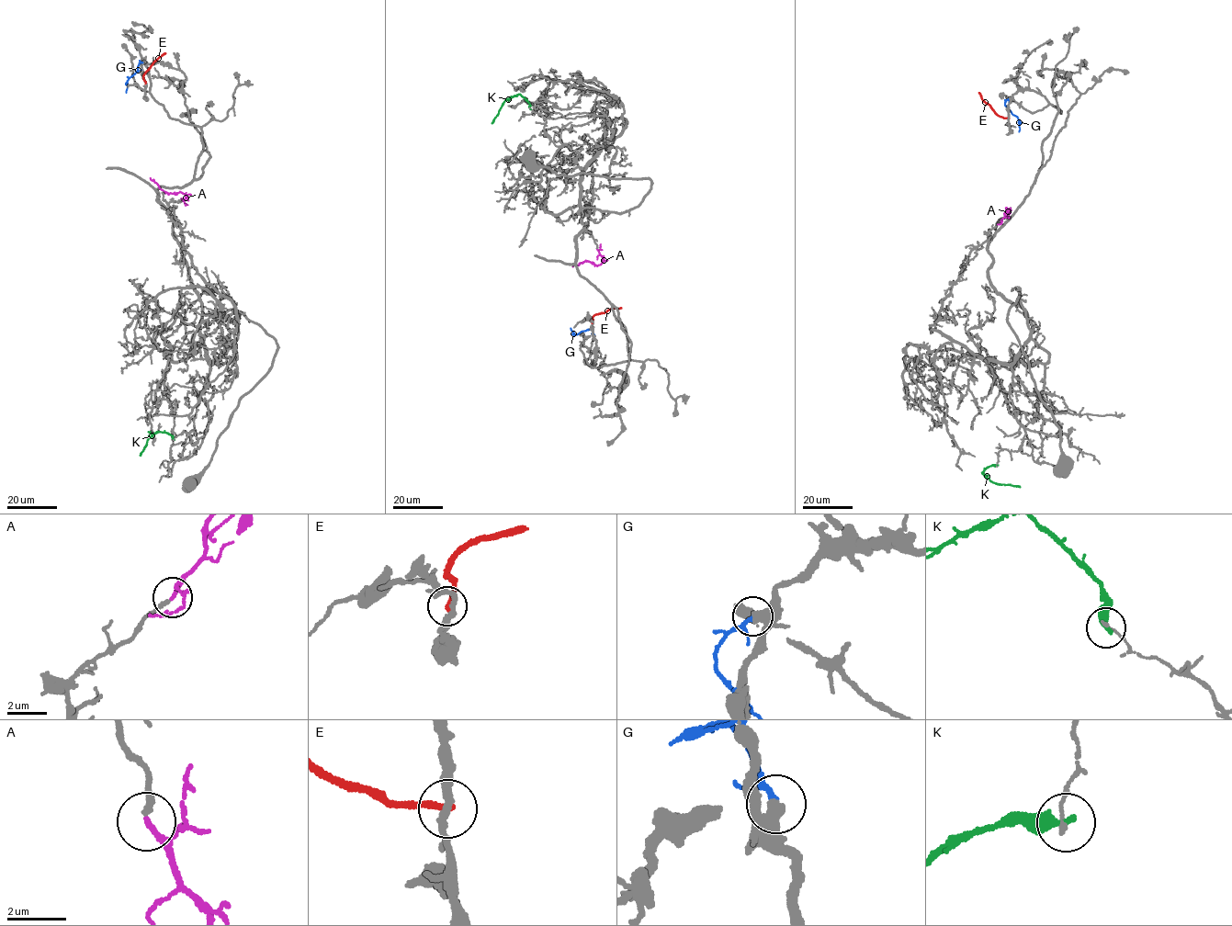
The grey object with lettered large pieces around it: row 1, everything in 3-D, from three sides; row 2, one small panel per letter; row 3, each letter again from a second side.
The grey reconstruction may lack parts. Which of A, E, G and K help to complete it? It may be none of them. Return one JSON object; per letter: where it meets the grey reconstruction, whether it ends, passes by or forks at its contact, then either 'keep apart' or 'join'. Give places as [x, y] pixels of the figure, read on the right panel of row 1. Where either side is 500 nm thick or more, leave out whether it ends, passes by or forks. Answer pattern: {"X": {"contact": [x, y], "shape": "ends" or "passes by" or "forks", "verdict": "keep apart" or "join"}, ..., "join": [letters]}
{"A": {"contact": [1000, 221], "shape": "passes by", "verdict": "join"}, "E": {"contact": [1009, 118], "shape": "ends", "verdict": "keep apart"}, "G": {"contact": [1010, 98], "shape": "passes by", "verdict": "keep apart"}, "K": {"contact": [997, 465], "shape": "ends", "verdict": "keep apart"}, "join": ["A"]}

